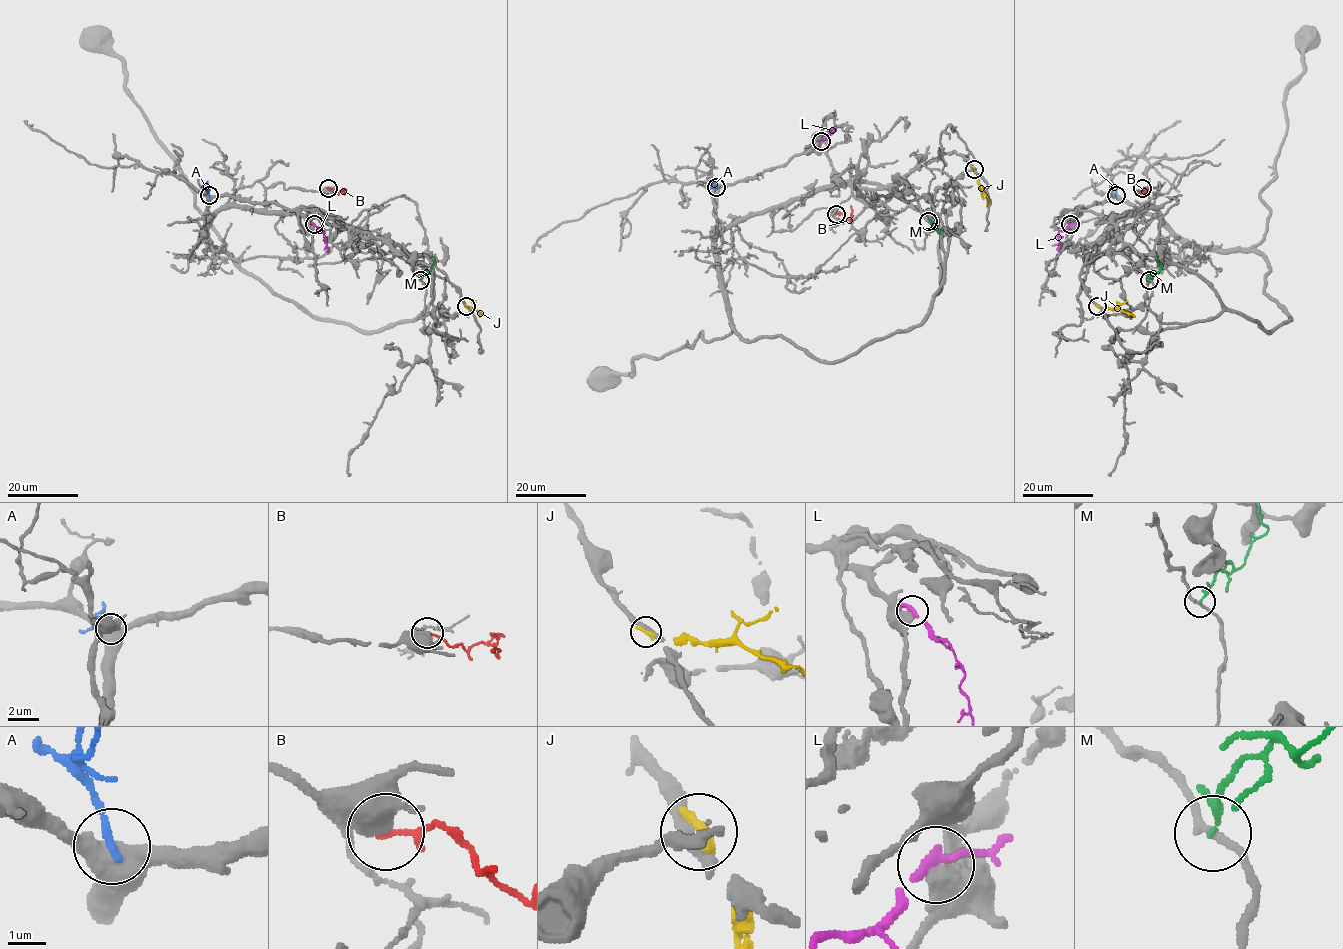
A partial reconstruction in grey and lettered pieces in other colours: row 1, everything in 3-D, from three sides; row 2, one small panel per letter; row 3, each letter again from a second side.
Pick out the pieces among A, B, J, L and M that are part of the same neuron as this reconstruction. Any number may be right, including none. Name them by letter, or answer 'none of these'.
none of these

